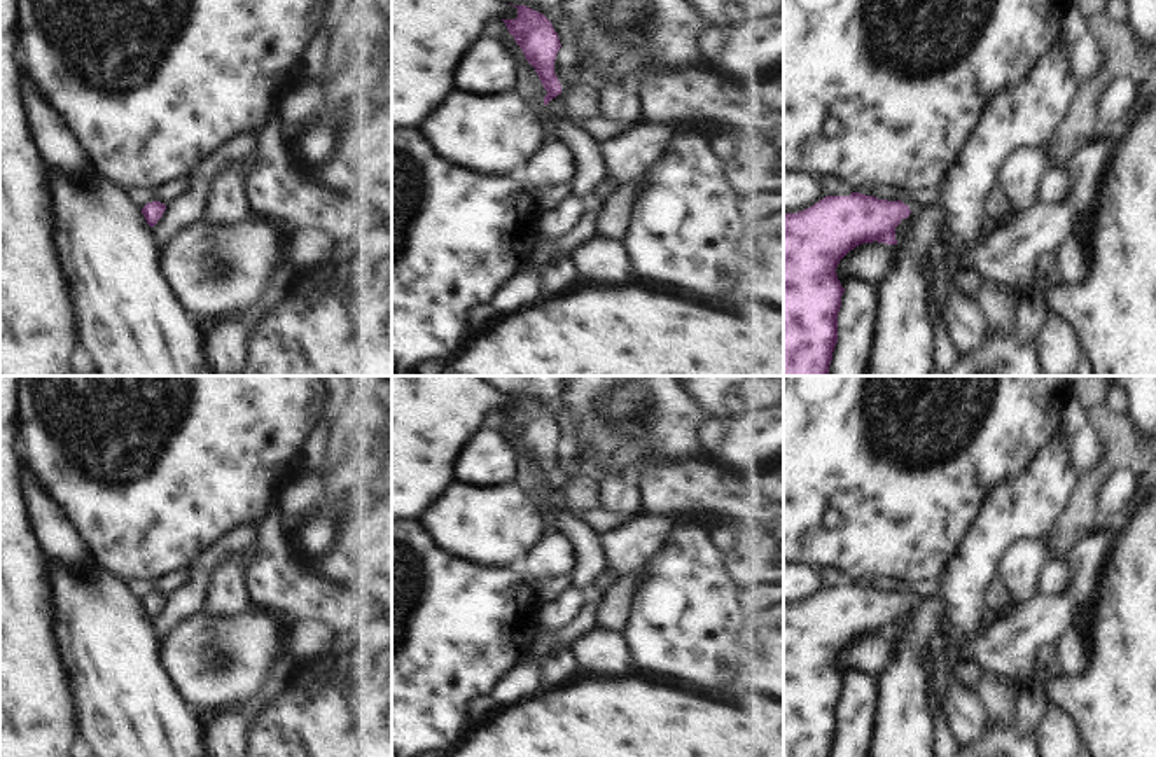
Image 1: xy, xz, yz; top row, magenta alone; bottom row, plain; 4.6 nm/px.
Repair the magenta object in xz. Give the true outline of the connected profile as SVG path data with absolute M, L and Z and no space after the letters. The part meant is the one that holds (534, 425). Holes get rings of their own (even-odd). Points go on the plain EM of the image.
M518 397L516 400L516 411L502 413L521 439L526 453L535 460L544 481L547 483L544 488L544 497L547 497L553 490L561 486L561 476L554 465L554 451L561 435L551 413L544 406L526 397Z

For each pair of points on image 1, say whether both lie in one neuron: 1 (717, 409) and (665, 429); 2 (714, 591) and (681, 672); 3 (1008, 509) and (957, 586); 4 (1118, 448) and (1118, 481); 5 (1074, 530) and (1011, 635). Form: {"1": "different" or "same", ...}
{"1": "different", "2": "same", "3": "same", "4": "different", "5": "different"}

